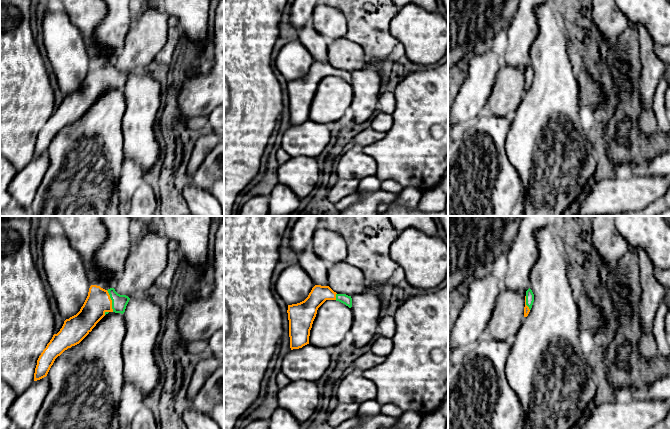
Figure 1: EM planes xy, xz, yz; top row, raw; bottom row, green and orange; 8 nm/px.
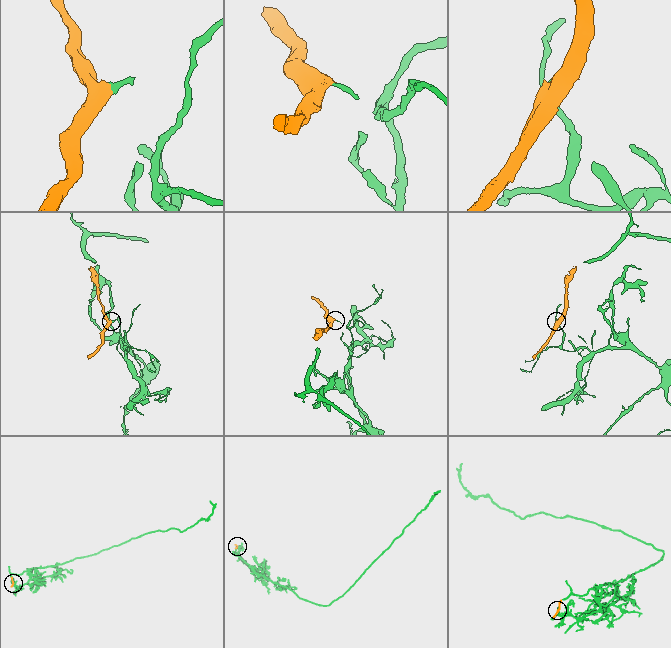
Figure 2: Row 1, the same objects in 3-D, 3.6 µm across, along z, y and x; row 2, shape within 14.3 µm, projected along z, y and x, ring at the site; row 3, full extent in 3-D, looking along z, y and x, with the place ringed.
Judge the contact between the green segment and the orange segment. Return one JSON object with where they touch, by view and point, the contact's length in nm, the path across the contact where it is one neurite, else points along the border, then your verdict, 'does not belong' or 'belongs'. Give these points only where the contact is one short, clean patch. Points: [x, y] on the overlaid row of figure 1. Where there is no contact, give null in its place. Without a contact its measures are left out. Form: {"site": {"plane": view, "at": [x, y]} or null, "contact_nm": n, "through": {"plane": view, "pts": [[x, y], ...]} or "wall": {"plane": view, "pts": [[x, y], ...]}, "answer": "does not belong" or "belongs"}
{"site": {"plane": "xy", "at": [112, 301]}, "contact_nm": 190, "through": {"plane": "xy", "pts": [[119, 302], [112, 301], [98, 301]]}, "answer": "belongs"}

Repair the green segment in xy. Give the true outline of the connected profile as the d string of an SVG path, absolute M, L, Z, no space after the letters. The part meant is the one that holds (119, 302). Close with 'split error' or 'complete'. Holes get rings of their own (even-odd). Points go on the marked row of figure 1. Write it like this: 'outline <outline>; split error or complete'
outline M91 285L80 311L66 319L60 331L54 334L37 360L34 381L47 376L55 359L65 350L79 344L109 312L125 312L130 298L118 294L114 288L105 290Z; split error

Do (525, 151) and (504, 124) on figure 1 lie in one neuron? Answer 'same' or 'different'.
different

